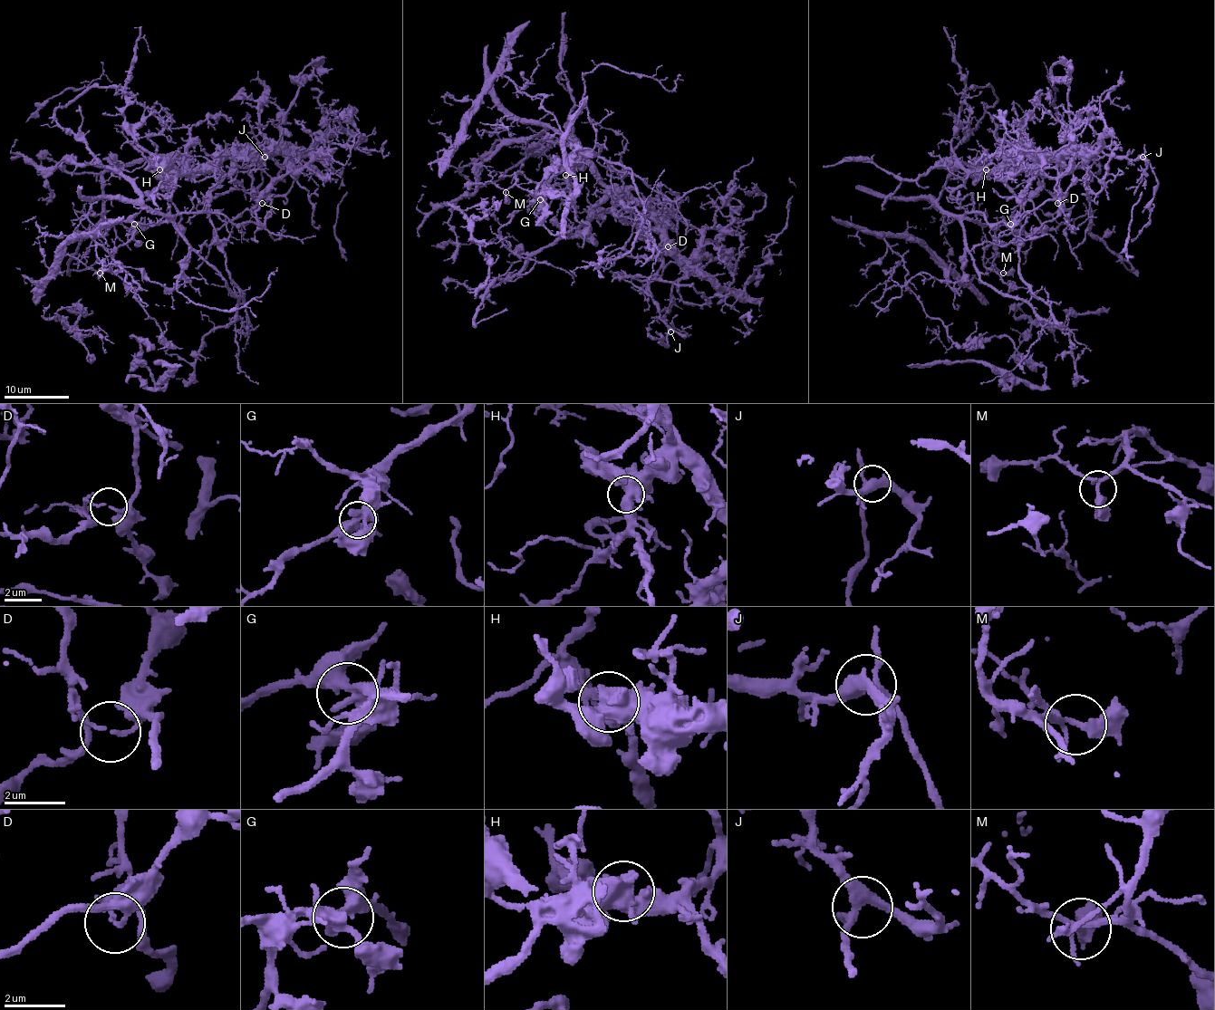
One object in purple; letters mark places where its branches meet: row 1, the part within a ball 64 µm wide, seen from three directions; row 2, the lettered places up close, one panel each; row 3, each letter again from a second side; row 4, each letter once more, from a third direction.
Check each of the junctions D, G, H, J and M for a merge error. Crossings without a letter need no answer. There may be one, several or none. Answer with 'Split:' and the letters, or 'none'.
Split: D

